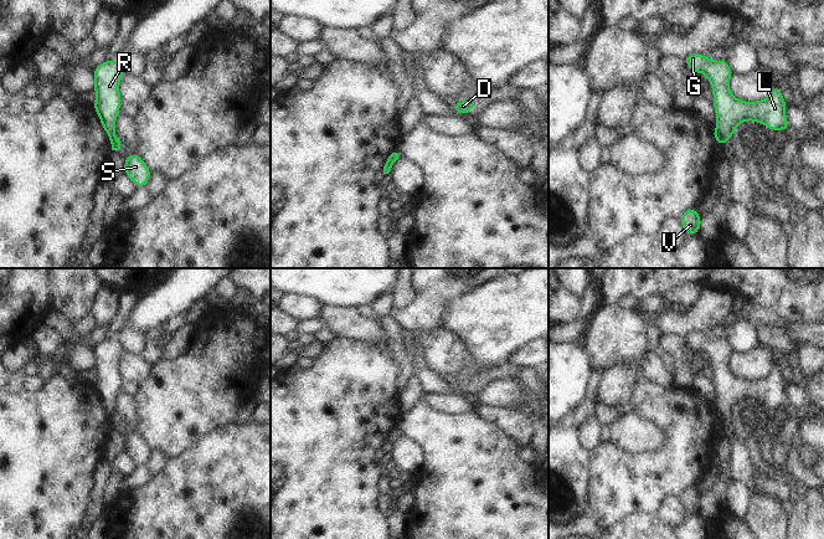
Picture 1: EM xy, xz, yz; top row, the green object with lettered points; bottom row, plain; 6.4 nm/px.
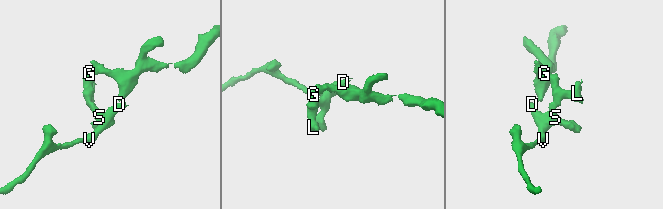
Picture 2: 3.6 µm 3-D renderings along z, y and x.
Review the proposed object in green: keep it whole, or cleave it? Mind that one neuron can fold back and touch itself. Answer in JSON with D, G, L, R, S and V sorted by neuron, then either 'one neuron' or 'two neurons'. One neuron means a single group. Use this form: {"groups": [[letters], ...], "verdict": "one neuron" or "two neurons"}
{"groups": [["D", "S", "V"], ["G", "L", "R"]], "verdict": "two neurons"}

